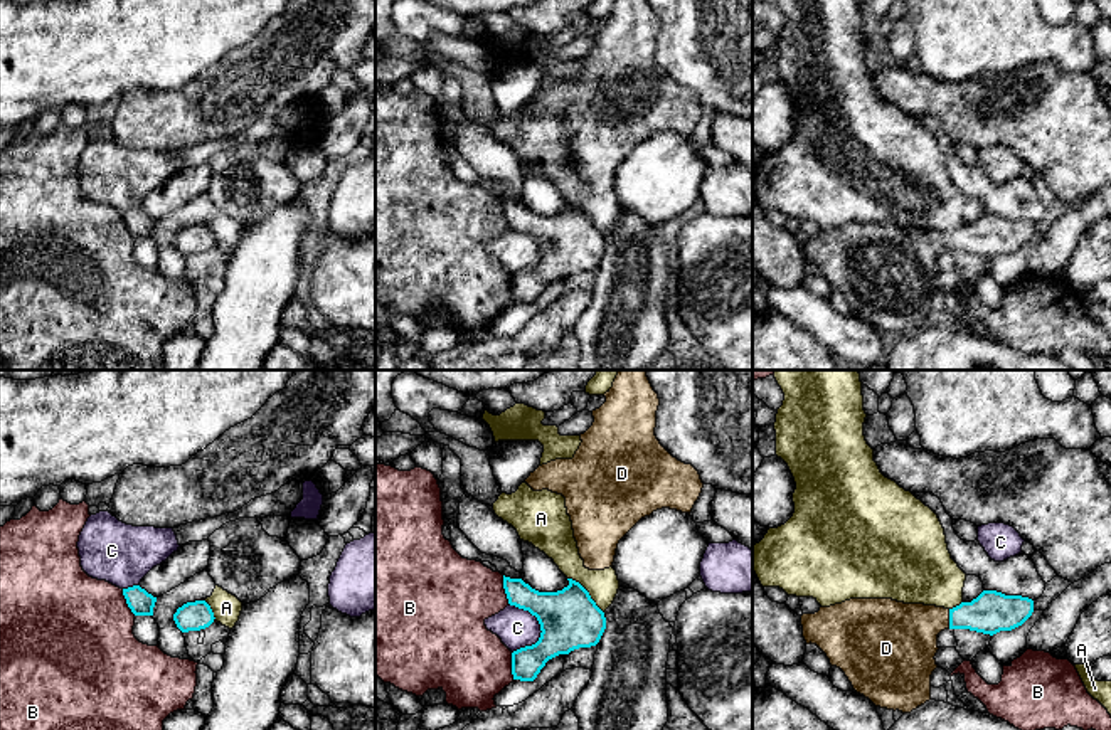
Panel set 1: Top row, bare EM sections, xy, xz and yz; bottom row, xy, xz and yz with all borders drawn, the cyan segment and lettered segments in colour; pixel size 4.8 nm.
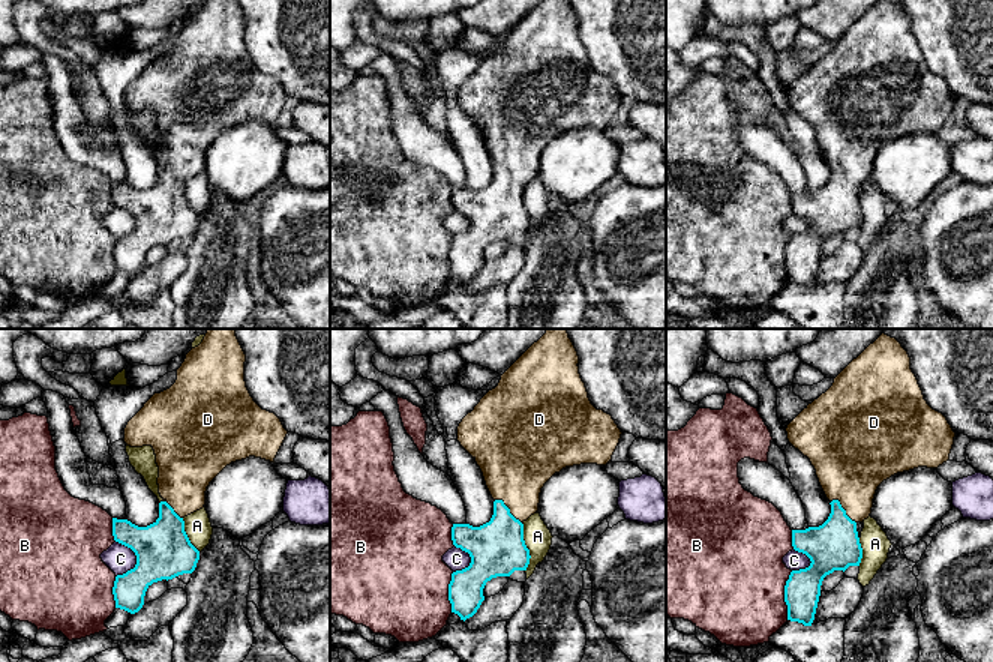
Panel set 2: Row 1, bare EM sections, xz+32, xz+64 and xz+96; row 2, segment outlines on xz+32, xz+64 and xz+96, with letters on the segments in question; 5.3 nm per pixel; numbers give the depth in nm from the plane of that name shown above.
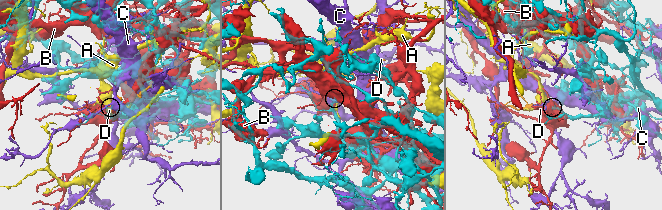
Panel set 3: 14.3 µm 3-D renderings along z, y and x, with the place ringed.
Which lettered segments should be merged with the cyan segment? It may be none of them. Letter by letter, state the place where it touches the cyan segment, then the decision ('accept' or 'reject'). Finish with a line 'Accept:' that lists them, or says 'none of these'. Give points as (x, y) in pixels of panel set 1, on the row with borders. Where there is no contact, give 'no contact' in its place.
A: xz (588, 592) | reject
B: xz (505, 589) | reject
C: xz (541, 628) | reject
D: yz (950, 619) | accept
Accept: D

